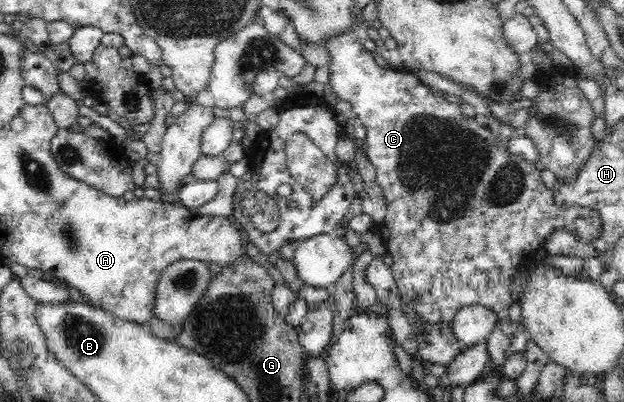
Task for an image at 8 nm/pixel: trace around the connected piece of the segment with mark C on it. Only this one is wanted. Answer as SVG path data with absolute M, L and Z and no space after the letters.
M349 31L335 33L325 38L321 45L328 50L328 63L330 73L330 84L335 95L343 101L349 101L352 105L352 114L360 119L366 129L367 143L366 154L376 171L376 181L382 187L387 204L387 215L383 221L376 224L376 230L386 244L388 254L393 256L393 264L390 266L394 276L402 302L415 312L425 322L451 322L454 316L462 309L471 305L486 306L493 310L499 321L513 318L513 295L510 286L518 268L525 265L527 261L534 258L537 252L543 248L547 237L557 228L564 227L573 234L577 234L581 242L595 242L599 239L602 231L601 216L597 209L583 205L573 205L563 208L555 204L552 189L549 189L541 180L539 170L531 162L525 161L521 156L515 155L508 150L505 143L501 143L491 133L487 126L479 125L475 118L467 118L461 112L460 103L446 93L436 91L429 85L421 82L411 71L399 71L392 68L381 68L373 61L373 54L364 49L364 45L357 41L356 36Z

